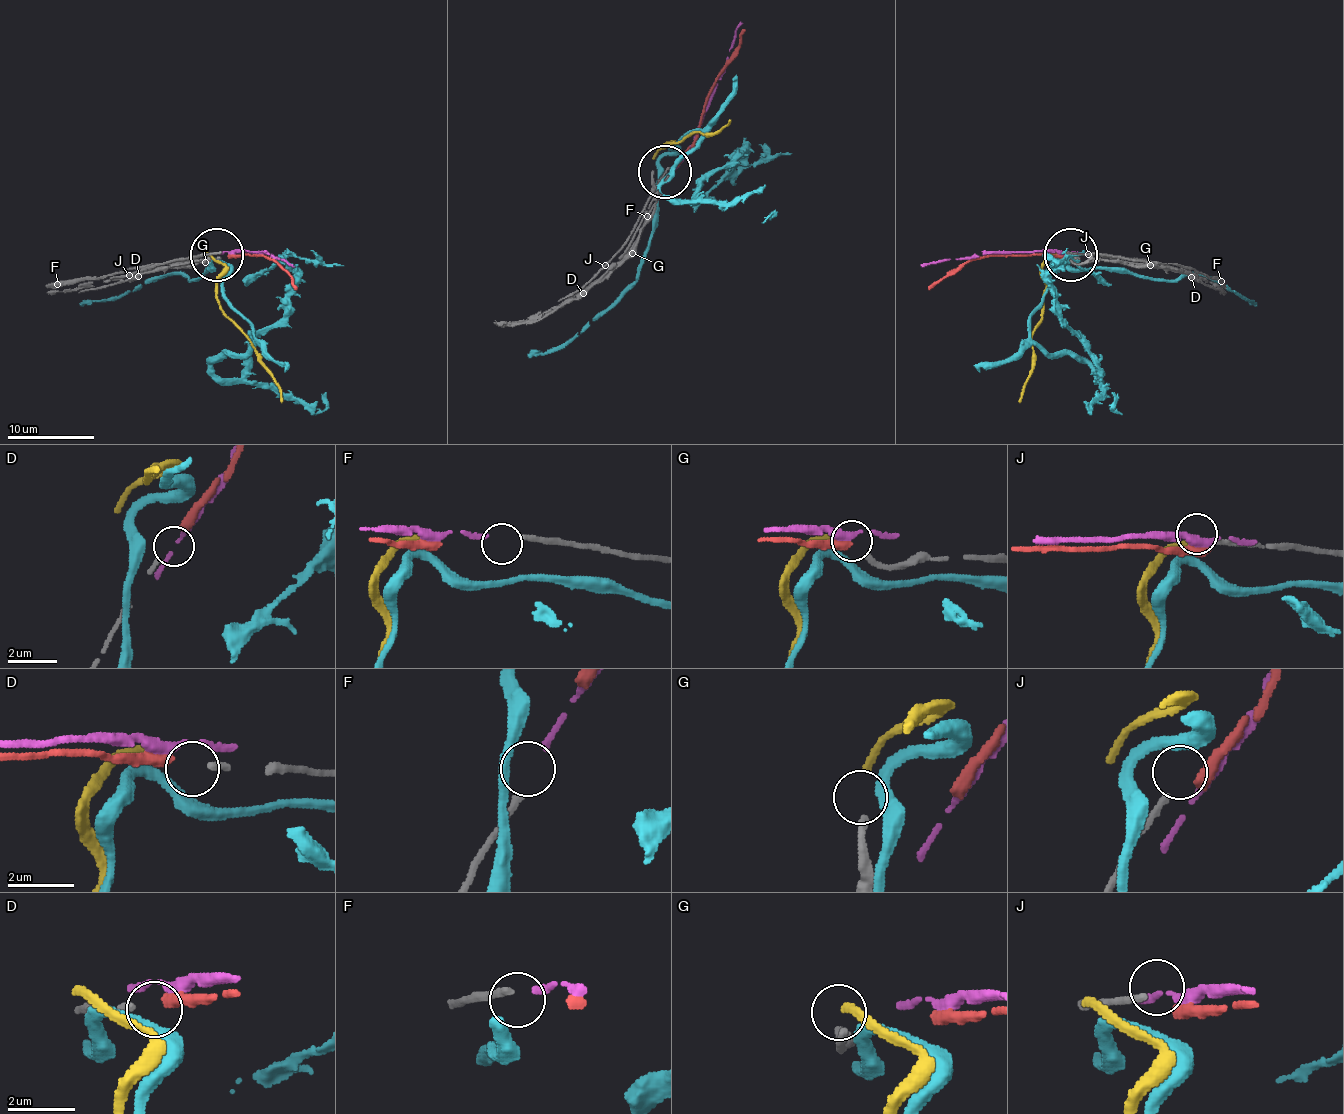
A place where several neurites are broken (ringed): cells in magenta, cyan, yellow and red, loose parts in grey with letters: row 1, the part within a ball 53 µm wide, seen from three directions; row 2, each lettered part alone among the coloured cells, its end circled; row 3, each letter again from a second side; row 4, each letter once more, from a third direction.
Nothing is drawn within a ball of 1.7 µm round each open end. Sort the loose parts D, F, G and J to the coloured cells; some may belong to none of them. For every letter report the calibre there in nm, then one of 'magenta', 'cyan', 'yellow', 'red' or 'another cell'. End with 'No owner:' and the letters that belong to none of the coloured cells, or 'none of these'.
D: 170 nm thick; another cell
F: 200 nm thick; magenta
G: 220 nm thick; yellow
J: 200 nm thick; another cell
No owner: D, J

